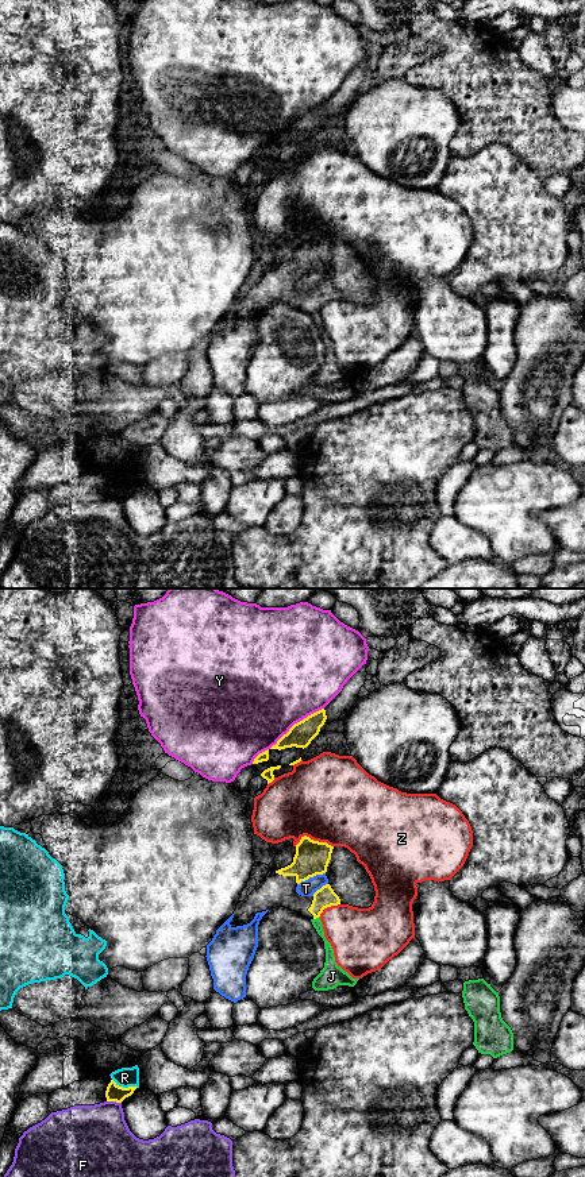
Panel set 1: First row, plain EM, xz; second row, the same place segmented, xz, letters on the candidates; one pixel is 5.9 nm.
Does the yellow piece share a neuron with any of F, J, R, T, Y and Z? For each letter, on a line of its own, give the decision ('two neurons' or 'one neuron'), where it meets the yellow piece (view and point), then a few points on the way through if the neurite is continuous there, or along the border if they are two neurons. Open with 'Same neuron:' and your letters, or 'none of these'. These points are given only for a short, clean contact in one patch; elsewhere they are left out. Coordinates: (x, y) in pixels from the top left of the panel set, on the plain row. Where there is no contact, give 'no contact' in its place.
Same neuron: J
F: two neurons | xz (114, 496)
J: one neuron | xz (316, 312) | across xz (323, 293), (316, 303), (316, 312), (316, 317)
R: two neurons | xz (126, 483)
T: two neurons | xz (311, 271)
Y: two neurons | xz (288, 127)
Z: two neurons | xz (312, 235)

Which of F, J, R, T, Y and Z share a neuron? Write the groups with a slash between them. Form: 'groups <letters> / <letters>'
groups F / J / R / T / Y / Z

